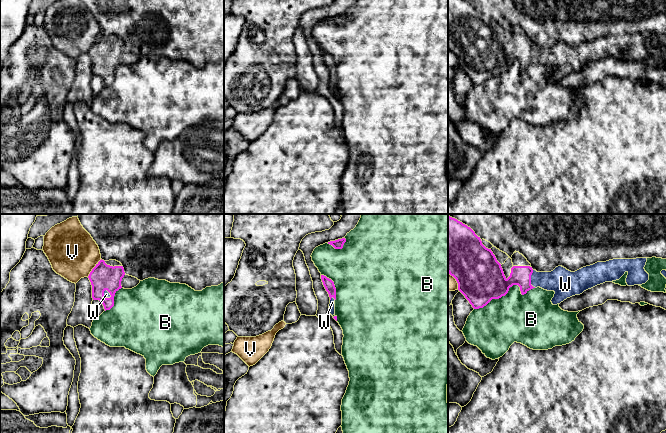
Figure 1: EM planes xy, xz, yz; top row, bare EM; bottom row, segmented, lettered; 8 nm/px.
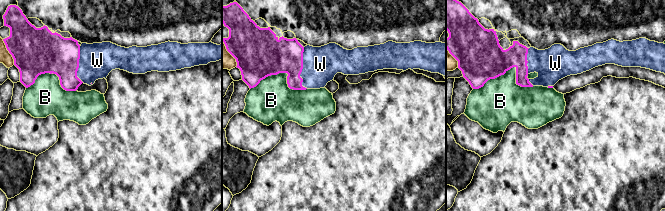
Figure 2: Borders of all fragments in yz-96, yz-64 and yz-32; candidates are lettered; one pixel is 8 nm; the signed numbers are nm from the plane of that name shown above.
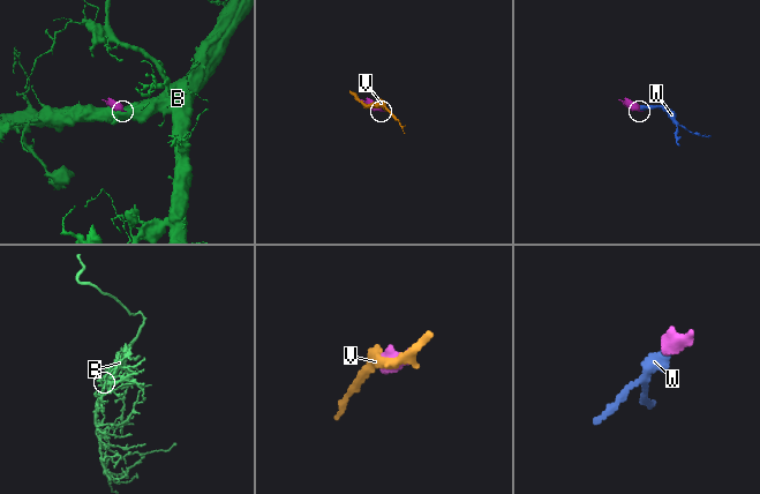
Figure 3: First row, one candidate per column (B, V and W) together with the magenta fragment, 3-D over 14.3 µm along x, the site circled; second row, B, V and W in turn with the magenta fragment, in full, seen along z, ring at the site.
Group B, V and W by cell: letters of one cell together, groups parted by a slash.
B / V / W

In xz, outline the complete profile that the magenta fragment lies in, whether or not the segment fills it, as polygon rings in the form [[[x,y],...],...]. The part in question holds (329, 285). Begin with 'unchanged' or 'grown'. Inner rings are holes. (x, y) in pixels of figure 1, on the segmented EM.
grown; [[[321,275],[321,279],[330,297],[329,311],[330,314],[333,316],[335,315],[336,288],[334,282],[331,279],[327,278],[324,275]]]

